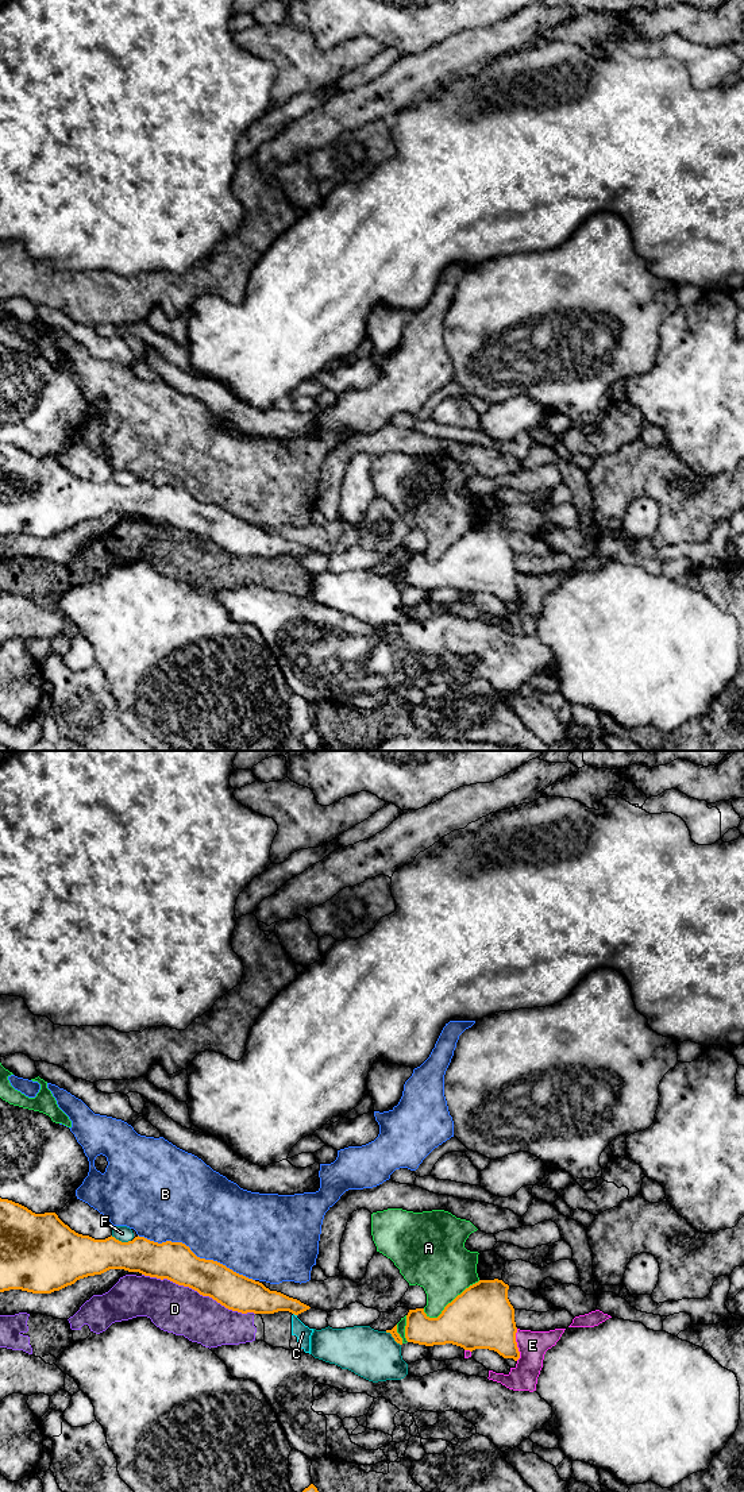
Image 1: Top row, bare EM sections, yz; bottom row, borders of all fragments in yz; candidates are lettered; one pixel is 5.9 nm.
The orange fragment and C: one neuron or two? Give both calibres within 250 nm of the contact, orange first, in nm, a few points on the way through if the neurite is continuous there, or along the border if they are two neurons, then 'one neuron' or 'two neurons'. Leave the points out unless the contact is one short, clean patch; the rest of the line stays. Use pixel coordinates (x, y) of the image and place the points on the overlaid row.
170 nm thick on the orange side, 90 nm on the other; border along yz (293, 1313), (296, 1315); two neurons

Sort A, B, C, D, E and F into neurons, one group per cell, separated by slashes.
A / B / C D / E / F

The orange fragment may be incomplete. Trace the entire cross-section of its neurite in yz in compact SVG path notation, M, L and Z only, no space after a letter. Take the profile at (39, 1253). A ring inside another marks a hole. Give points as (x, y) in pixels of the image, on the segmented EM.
M0 1198L0 1292L22 1289L32 1294L51 1294L80 1279L101 1275L109 1269L167 1279L242 1314L289 1311L298 1315L311 1308L297 1299L270 1291L262 1283L239 1275L217 1261L197 1257L182 1242L158 1244L139 1235L128 1242L122 1242L112 1235L95 1240L72 1230L55 1213L35 1214L19 1203Z

